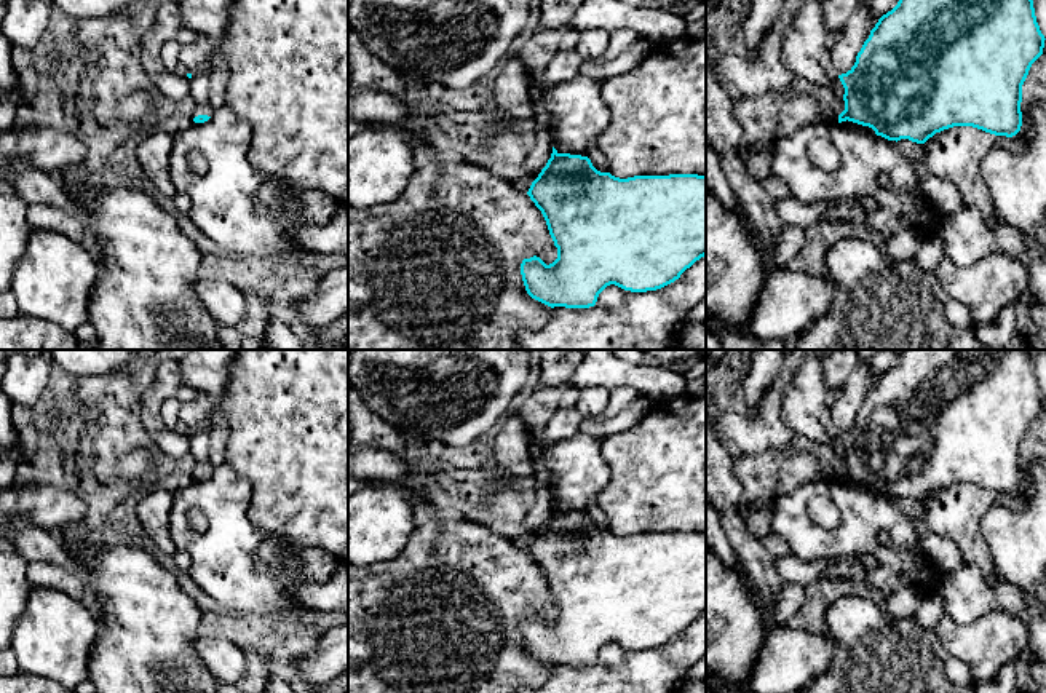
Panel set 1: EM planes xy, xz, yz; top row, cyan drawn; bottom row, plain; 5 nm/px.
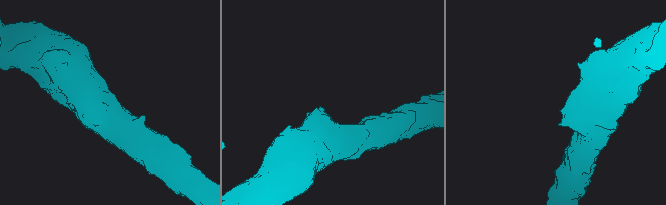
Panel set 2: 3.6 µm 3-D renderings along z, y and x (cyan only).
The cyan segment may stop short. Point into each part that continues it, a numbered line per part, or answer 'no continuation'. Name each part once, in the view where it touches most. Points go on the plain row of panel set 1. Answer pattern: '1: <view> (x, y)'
1: xy (200, 467)

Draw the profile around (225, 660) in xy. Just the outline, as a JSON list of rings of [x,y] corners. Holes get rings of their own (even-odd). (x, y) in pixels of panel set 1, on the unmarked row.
[[[200,636],[195,650],[219,683],[238,683],[246,672],[246,656],[240,645]]]

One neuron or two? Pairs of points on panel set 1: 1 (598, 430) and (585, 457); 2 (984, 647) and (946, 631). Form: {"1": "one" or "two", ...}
{"1": "two", "2": "one"}

